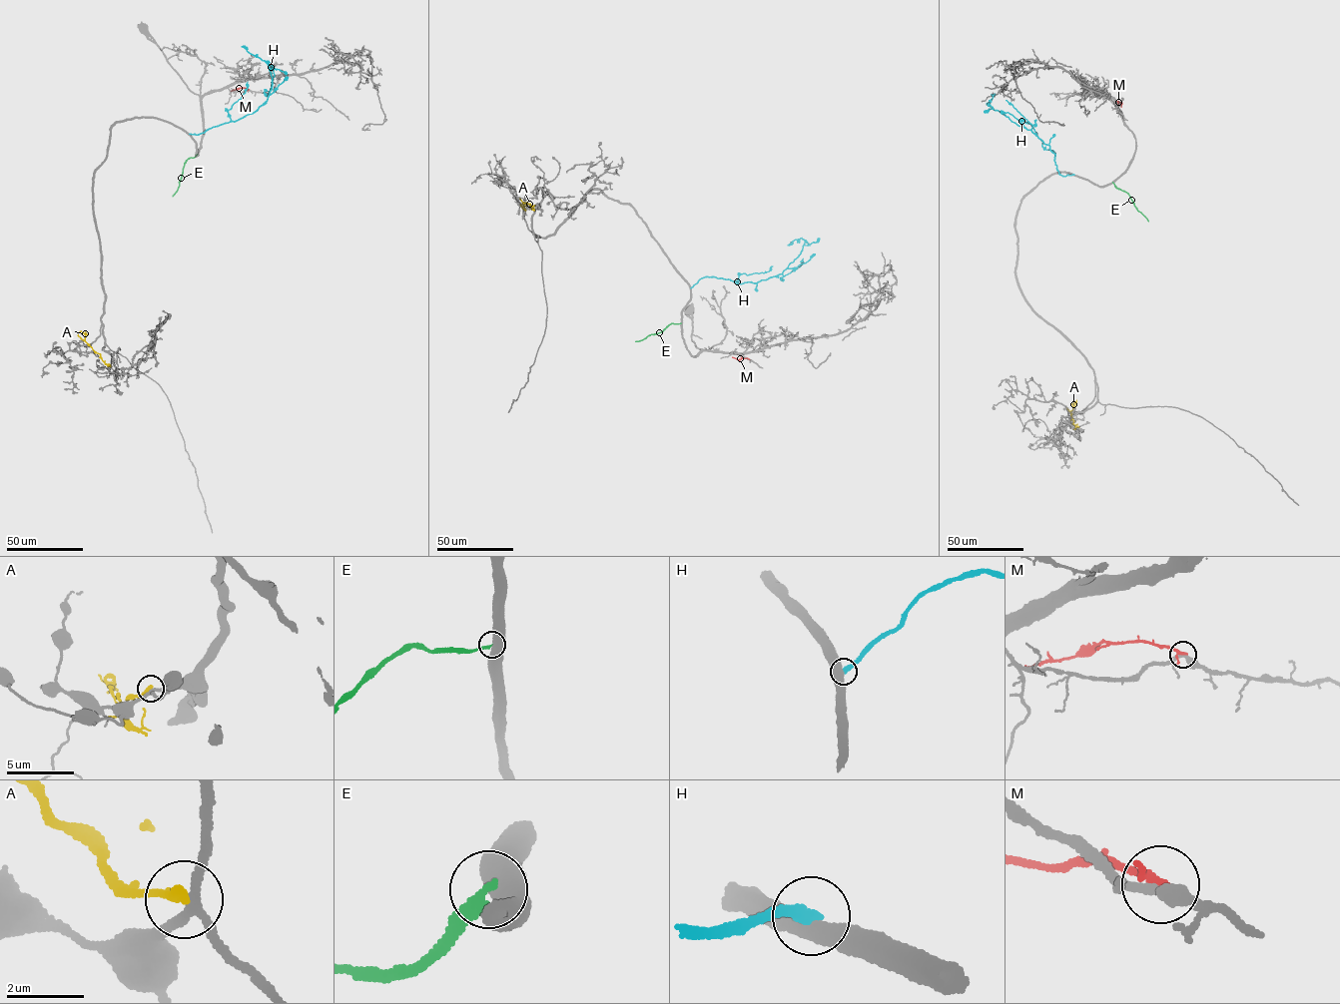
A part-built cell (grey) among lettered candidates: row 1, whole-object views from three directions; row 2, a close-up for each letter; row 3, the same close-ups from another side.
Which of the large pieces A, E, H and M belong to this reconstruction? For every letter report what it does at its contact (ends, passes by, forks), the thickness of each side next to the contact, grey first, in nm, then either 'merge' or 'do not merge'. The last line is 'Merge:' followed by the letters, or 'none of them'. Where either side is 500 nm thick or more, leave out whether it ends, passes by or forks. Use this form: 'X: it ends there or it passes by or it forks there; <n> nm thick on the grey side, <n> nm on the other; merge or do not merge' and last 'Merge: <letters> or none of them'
A: it ends there; 200 nm thick on the grey side, 240 nm on the other; do not merge
E: 550 nm thick on the grey side, 240 nm on the other; do not merge
H: 550 nm thick on the grey side, 400 nm on the other; do not merge
M: it passes by; 320 nm thick on the grey side, 160 nm on the other; do not merge
Merge: none of them

